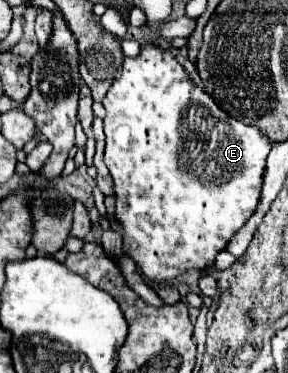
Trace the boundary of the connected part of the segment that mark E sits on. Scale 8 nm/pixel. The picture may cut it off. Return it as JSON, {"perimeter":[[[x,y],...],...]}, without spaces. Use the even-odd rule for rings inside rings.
{"perimeter":[[[144,45],[138,57],[132,59],[124,59],[124,67],[122,67],[122,75],[120,79],[116,79],[110,87],[110,91],[104,97],[104,109],[106,109],[106,117],[104,117],[104,133],[106,133],[106,153],[104,153],[104,163],[110,169],[110,175],[114,179],[114,197],[116,197],[116,221],[122,225],[124,229],[124,255],[128,255],[142,271],[140,275],[144,275],[146,281],[150,283],[164,283],[168,279],[180,277],[182,273],[196,269],[196,271],[204,271],[206,267],[210,267],[214,263],[214,257],[226,247],[226,243],[230,241],[230,237],[250,219],[250,215],[254,213],[258,199],[260,199],[260,187],[262,187],[262,175],[264,175],[264,167],[266,167],[266,157],[272,149],[272,145],[268,143],[266,137],[260,135],[260,131],[256,127],[244,125],[236,119],[232,119],[228,113],[224,113],[212,97],[208,97],[200,87],[196,87],[196,83],[190,79],[190,75],[186,73],[186,69],[174,59],[174,55],[154,47],[154,45]],[[194,173],[216,173],[216,179],[200,179]]]}

